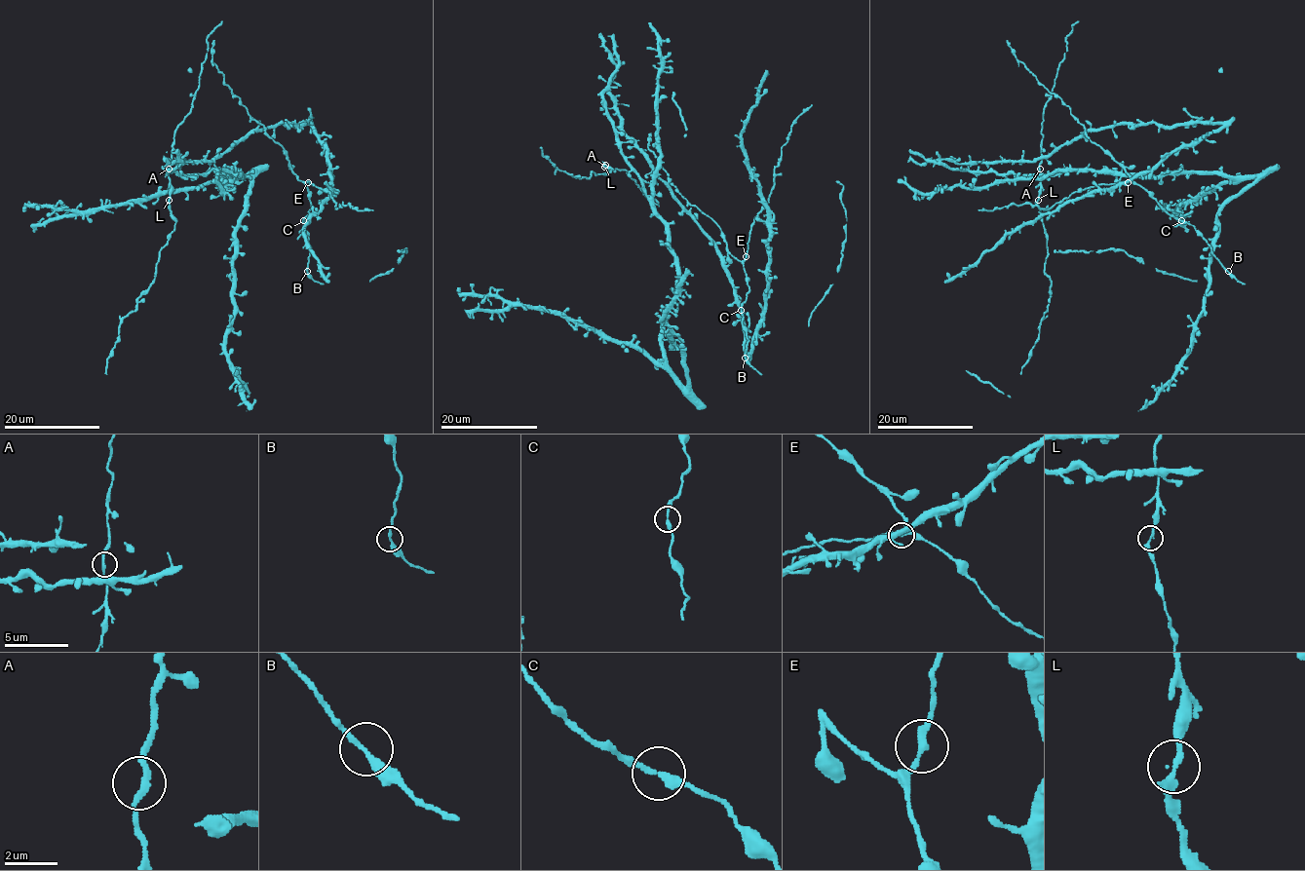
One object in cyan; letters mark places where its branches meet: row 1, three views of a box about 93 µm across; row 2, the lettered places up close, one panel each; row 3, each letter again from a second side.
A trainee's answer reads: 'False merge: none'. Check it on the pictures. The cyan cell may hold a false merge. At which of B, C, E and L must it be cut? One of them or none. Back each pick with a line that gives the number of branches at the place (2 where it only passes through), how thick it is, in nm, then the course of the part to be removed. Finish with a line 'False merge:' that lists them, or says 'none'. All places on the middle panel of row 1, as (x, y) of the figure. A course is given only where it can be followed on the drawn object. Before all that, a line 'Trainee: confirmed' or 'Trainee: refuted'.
Trainee: confirmed
False merge: none

